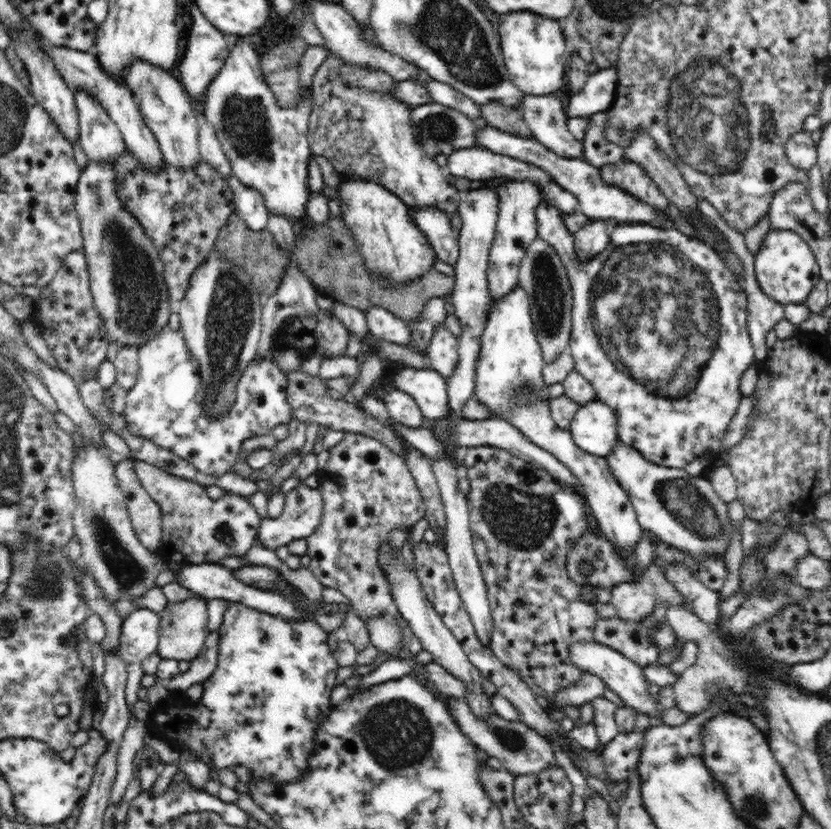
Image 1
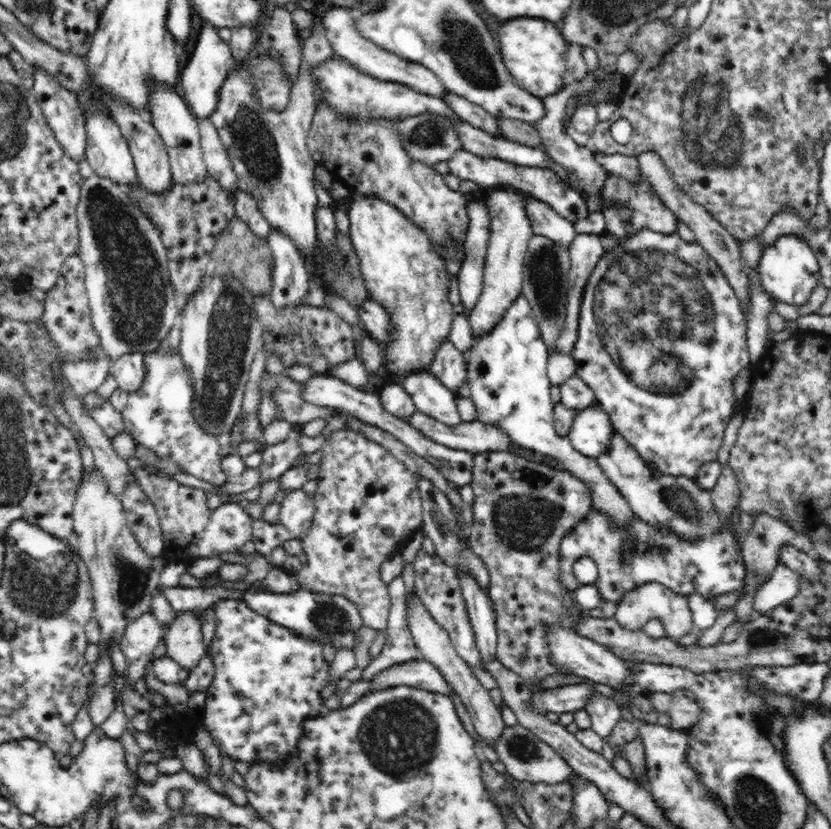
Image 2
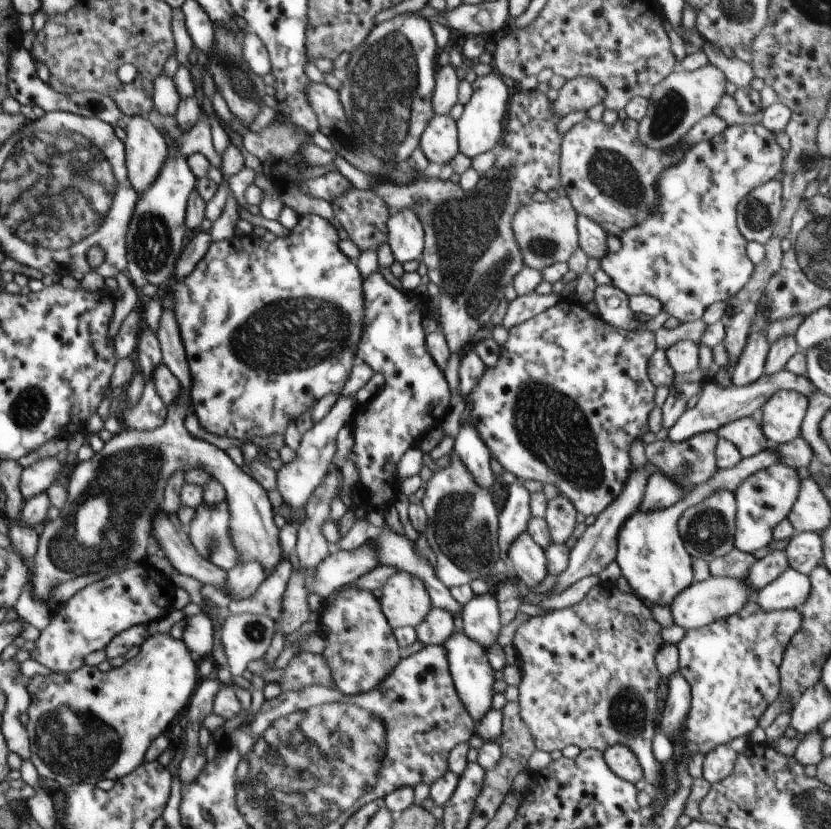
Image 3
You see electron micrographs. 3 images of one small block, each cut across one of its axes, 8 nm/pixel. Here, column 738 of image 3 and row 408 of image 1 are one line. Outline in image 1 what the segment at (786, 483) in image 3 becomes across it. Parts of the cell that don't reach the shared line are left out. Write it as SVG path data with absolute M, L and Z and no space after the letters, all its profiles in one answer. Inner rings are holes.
M518 284L510 294L496 300L489 308L487 323L481 336L481 347L475 368L476 392L474 400L486 406L490 417L504 419L514 426L532 445L538 446L554 455L562 465L568 467L581 482L587 497L587 504L598 520L601 532L614 545L616 553L632 567L632 580L637 583L642 576L639 570L633 570L633 550L637 542L645 537L644 530L638 523L633 504L625 490L610 471L604 457L587 454L578 449L569 430L558 428L551 416L549 402L545 398L547 385L542 379L542 347L536 338L533 317L526 291ZM523 388L532 388L534 398L523 394Z

